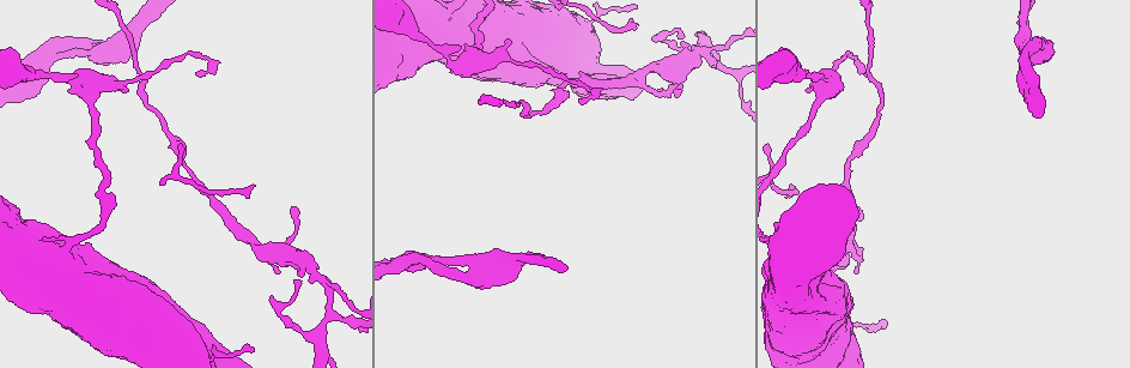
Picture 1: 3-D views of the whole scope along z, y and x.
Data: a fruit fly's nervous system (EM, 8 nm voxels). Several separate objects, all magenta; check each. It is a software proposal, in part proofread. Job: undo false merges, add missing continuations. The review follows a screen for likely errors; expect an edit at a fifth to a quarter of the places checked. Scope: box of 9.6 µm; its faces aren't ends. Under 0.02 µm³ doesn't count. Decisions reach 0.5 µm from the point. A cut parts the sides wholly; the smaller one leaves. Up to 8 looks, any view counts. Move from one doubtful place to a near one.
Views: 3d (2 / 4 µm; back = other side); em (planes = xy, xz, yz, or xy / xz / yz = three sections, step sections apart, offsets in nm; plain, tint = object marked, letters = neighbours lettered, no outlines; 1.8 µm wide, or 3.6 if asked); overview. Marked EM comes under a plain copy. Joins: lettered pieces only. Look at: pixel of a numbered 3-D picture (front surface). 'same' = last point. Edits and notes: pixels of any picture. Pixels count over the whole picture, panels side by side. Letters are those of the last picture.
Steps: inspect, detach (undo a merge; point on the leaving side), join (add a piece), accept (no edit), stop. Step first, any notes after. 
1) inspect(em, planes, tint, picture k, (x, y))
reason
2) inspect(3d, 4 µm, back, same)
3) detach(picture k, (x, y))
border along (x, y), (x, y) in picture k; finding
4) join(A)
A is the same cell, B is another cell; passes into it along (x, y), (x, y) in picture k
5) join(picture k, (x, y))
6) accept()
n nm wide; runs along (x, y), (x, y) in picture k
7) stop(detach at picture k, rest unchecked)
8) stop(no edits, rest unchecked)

inspect(em, xz, step 8, letters, picture 1, (301, 274))
an open end

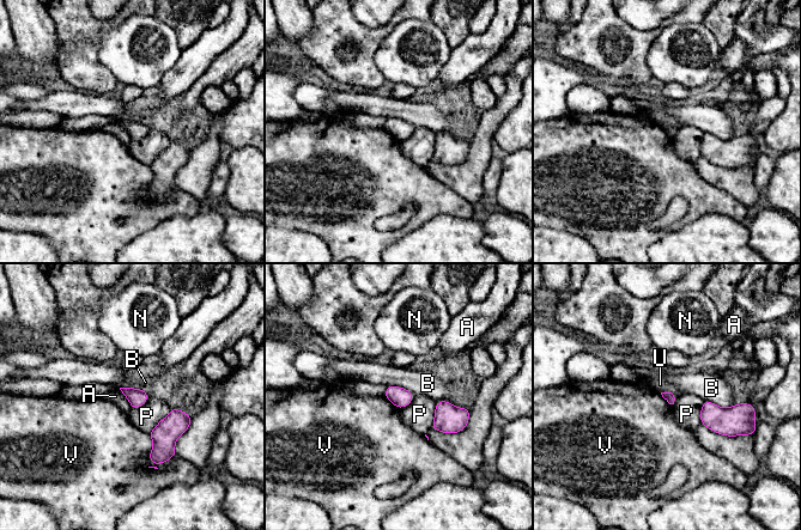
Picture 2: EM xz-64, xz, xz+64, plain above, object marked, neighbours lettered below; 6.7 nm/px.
accept()
A, B, N, P, U and V are other cells; none of them fits

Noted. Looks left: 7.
inspect(em, yz, step 16, tint, picture 1, (858, 206))
branch stops here

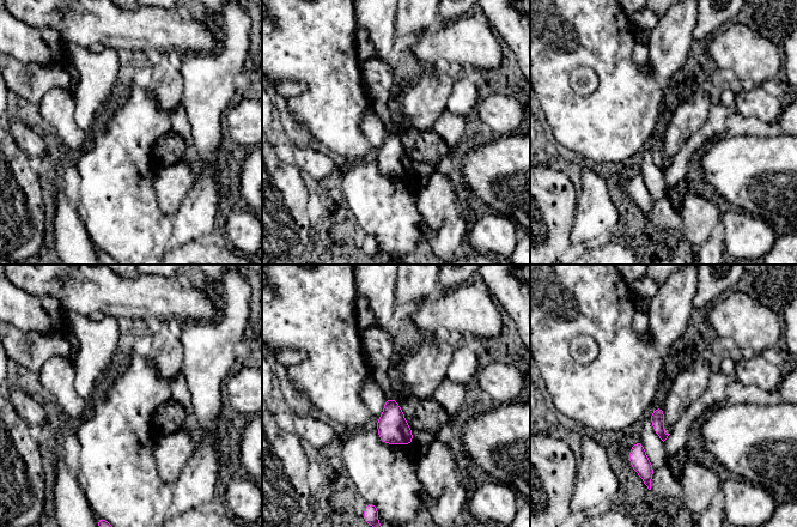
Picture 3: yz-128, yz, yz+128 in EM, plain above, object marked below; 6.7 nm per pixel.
inspect(em, yz, step 16, letters, same)

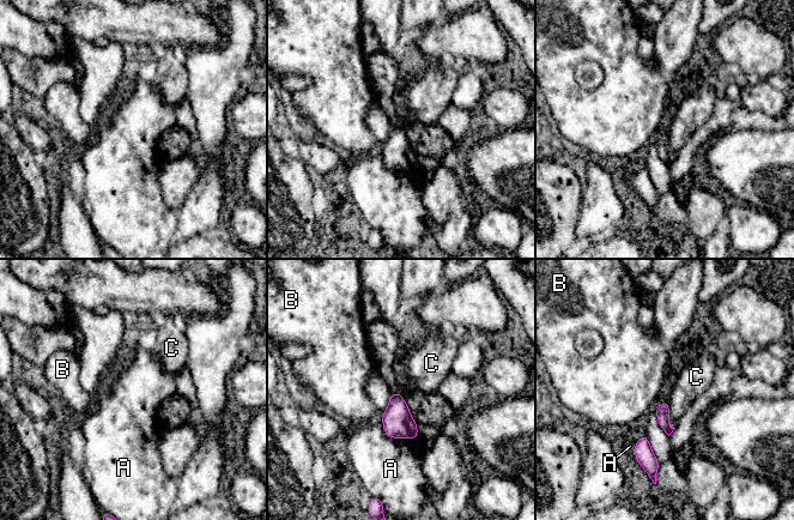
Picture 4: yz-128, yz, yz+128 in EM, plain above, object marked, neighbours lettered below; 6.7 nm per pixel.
accept()
A, B and C are other cells; border along (381, 415), (387, 435), (417, 440) in picture 4; none of them fits

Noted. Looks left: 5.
inspect(3d, 2 µm, picture 1, (433, 265))

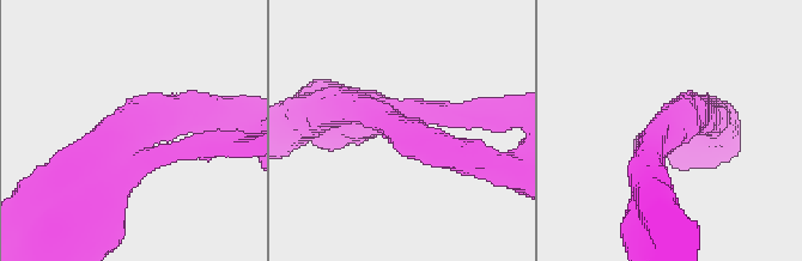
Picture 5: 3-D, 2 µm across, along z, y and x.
inspect(em, planes, tint, picture 5, (673, 132))
4 arms

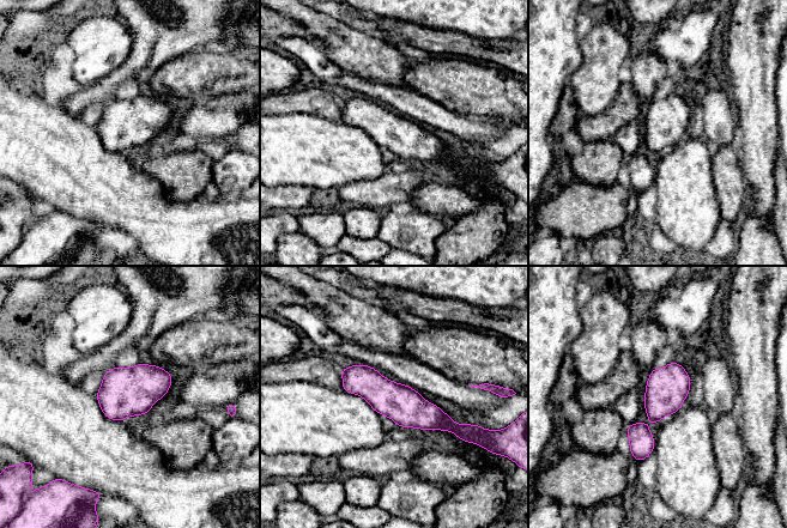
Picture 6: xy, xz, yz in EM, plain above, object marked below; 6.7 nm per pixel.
inspect(em, planes, letters, same)

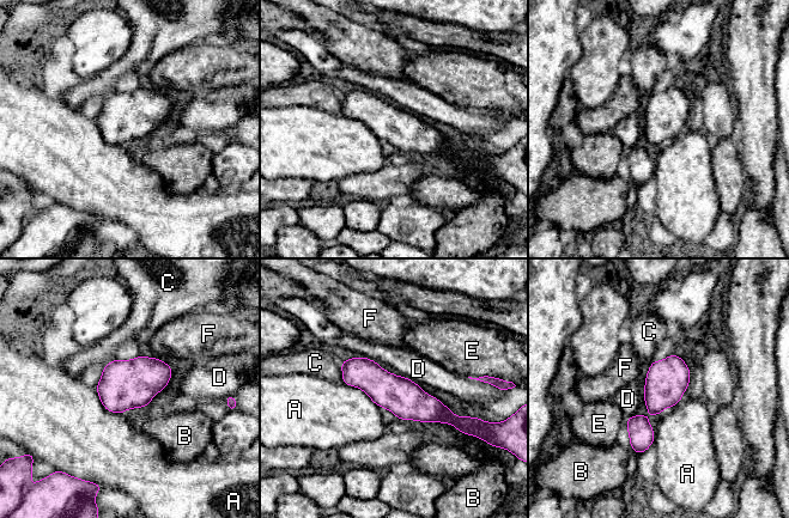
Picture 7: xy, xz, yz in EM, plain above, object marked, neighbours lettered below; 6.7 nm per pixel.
accept()
A touches over 260 nm; A, B, C, D, E and F are other cells; border along (95, 388), (108, 410), (122, 414) in picture 7; continuous, no second neuron

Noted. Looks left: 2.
stop(no edits, rest unchecked)

